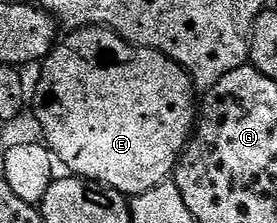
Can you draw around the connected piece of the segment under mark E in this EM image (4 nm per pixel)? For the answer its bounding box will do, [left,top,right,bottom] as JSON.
[37,27,195,199]

